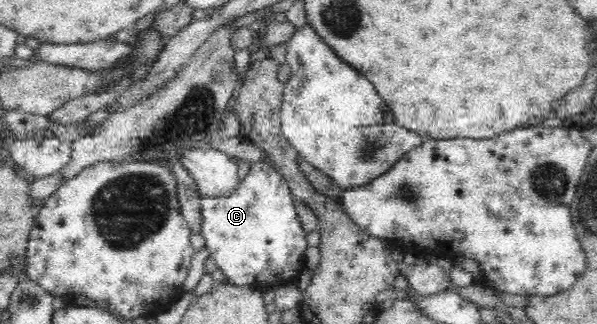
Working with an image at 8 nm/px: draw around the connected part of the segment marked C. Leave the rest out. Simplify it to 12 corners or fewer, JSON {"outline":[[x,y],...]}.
{"outline":[[254,162],[202,200],[224,282],[298,278],[308,252],[288,181]]}

